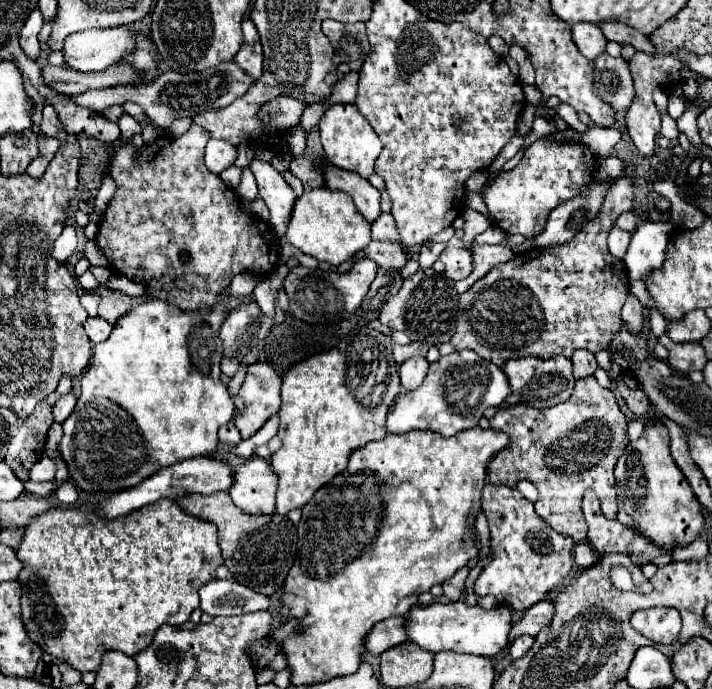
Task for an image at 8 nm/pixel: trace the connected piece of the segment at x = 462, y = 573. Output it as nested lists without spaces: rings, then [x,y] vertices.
[[[464,566],[464,568],[460,568],[450,580],[446,580],[446,582],[442,584],[444,596],[446,596],[448,600],[452,600],[452,602],[460,600],[462,592],[464,592],[464,582],[466,582],[468,574],[470,574],[470,566]]]

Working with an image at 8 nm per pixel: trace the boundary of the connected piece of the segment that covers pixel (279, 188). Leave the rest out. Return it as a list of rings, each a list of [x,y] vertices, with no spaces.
[[[252,160],[250,170],[254,172],[260,196],[270,210],[268,222],[272,230],[278,234],[278,238],[282,238],[290,222],[290,212],[294,208],[296,194],[272,164],[262,160]]]

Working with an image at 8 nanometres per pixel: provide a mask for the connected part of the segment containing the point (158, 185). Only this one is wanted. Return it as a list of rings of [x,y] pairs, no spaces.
[[[192,124],[188,128],[186,134],[174,138],[174,136],[160,136],[156,142],[148,144],[148,146],[142,146],[140,150],[136,150],[132,144],[126,144],[126,146],[116,146],[116,156],[112,160],[112,166],[108,168],[108,174],[116,180],[118,184],[118,190],[114,194],[114,198],[108,202],[108,208],[104,212],[104,218],[100,222],[100,228],[98,228],[98,234],[96,234],[96,244],[100,246],[100,250],[104,252],[106,260],[108,260],[108,266],[116,272],[116,274],[122,274],[134,282],[142,282],[146,286],[146,298],[158,298],[158,300],[164,300],[168,304],[174,304],[176,308],[184,310],[184,312],[194,312],[194,310],[200,310],[204,306],[214,306],[218,302],[218,298],[224,294],[224,290],[230,286],[232,278],[236,274],[242,274],[242,272],[256,272],[256,274],[268,274],[276,268],[278,264],[278,252],[280,252],[280,244],[278,244],[278,238],[274,236],[274,232],[270,232],[270,226],[264,222],[264,220],[254,220],[250,218],[250,214],[246,214],[242,210],[242,202],[238,198],[234,198],[234,192],[230,192],[230,188],[220,180],[220,176],[212,174],[206,166],[204,166],[204,148],[206,148],[206,142],[210,140],[210,132],[204,130],[202,126],[198,124]]]

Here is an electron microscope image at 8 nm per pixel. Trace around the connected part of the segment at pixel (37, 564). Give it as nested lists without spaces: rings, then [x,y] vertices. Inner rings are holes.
[[[162,498],[152,506],[144,506],[144,508],[136,510],[128,516],[114,518],[114,520],[100,518],[94,512],[92,504],[86,504],[82,508],[54,508],[54,510],[48,510],[44,514],[36,516],[30,522],[30,526],[26,528],[24,538],[20,542],[20,548],[18,548],[18,558],[24,562],[24,570],[20,572],[18,582],[22,584],[22,620],[24,620],[24,628],[28,632],[28,638],[32,642],[36,642],[44,652],[68,662],[78,672],[96,672],[100,668],[104,652],[108,652],[108,650],[120,650],[120,652],[136,656],[138,652],[148,648],[148,644],[152,642],[156,630],[162,624],[172,624],[172,626],[184,624],[200,604],[198,588],[202,584],[214,580],[216,578],[216,568],[224,564],[222,554],[220,554],[220,546],[218,546],[218,528],[208,520],[194,518],[194,516],[186,514],[178,506],[176,500],[168,500],[168,498]]]

